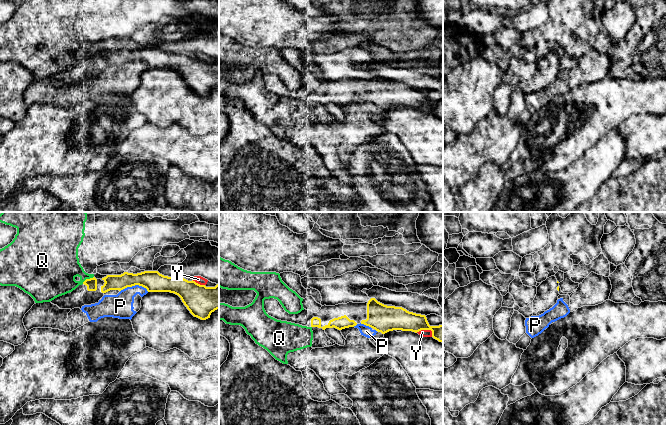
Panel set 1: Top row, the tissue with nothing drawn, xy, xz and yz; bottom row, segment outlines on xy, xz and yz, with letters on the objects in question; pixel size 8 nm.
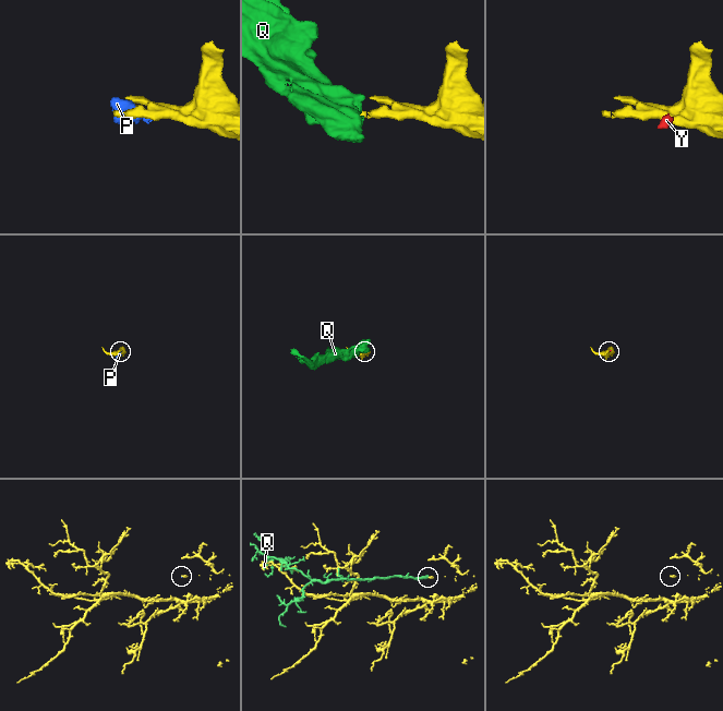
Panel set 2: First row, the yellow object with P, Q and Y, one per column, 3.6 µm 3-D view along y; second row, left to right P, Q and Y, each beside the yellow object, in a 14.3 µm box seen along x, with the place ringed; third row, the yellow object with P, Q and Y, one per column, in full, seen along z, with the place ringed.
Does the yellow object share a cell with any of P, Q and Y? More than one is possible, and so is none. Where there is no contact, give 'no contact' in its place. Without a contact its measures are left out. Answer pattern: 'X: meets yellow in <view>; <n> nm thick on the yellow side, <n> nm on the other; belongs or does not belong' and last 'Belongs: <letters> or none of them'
P: meets yellow in xy; 170 nm thick on the yellow side, 190 nm on the other; does not belong
Q: meets yellow in xy; 90 nm thick on the yellow side, 320 nm on the other; does not belong
Y: meets yellow in xz; 190 nm thick on the yellow side, 60 nm on the other; does not belong
Belongs: none of them

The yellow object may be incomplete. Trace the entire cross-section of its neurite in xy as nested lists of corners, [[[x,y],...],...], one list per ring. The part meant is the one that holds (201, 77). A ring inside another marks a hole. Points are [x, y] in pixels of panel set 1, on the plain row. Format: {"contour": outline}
{"contour": [[[144,47],[133,50],[107,51],[102,55],[86,55],[82,61],[65,71],[50,77],[60,85],[82,84],[84,81],[98,79],[110,66],[123,66],[135,61],[142,62],[148,68],[170,68],[178,71],[190,89],[201,96],[210,94],[219,85],[219,60],[206,63],[195,57],[179,53],[168,53],[158,47]]]}

